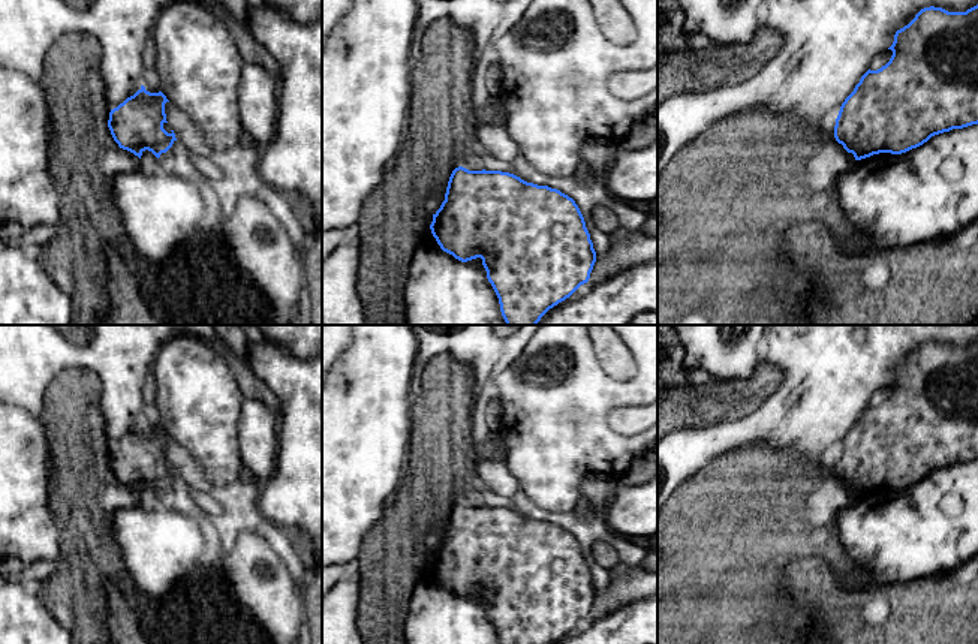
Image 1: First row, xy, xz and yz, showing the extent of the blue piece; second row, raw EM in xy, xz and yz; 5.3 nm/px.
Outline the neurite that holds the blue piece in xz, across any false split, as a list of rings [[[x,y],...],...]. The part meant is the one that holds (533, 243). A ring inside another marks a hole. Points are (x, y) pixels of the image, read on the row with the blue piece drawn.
[[[455,168],[448,181],[445,201],[433,214],[430,229],[440,249],[455,259],[461,262],[482,259],[506,325],[536,325],[550,309],[589,282],[596,262],[584,217],[572,198],[557,189],[527,183],[502,171]]]

